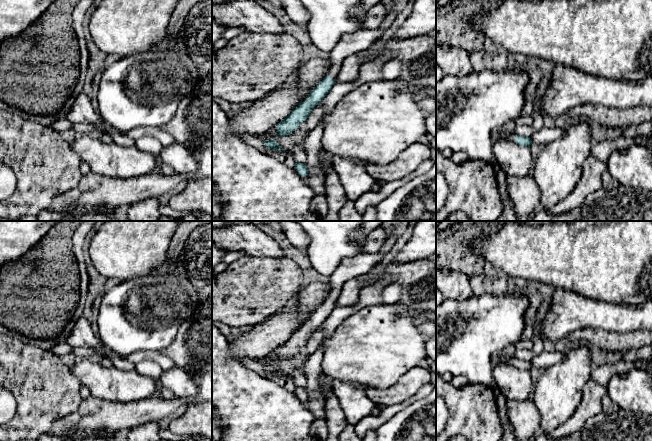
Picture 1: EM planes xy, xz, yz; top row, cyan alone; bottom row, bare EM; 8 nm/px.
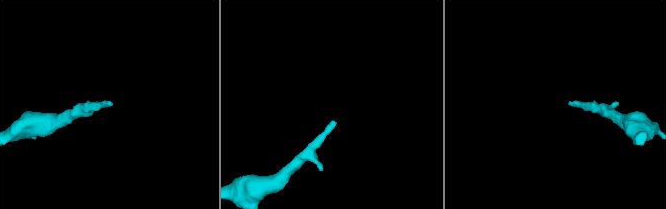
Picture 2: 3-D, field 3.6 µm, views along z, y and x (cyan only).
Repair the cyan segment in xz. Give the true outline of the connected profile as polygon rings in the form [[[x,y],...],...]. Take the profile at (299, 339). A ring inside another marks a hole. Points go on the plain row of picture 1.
[[[363,252],[343,260],[335,273],[328,278],[331,290],[327,299],[302,327],[276,349],[278,356],[276,361],[289,359],[298,353],[300,348],[306,345],[313,332],[323,324],[335,308],[335,302],[339,297],[343,284],[350,279],[373,271],[380,261],[380,252]]]

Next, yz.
[[[503,353],[493,358],[493,365],[501,362],[507,363],[511,366],[515,366],[516,368],[521,370],[530,371],[530,369],[532,368],[530,361],[516,359],[511,353]]]

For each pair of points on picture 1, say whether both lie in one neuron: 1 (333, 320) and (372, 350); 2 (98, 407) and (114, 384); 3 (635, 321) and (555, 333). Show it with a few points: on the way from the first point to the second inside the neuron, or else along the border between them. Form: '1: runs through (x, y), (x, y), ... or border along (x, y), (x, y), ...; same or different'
1: border along (358, 310), (349, 315), (325, 343); different
2: border along (91, 395), (97, 398), (126, 402); different
3: runs through (615, 318), (575, 318); same

